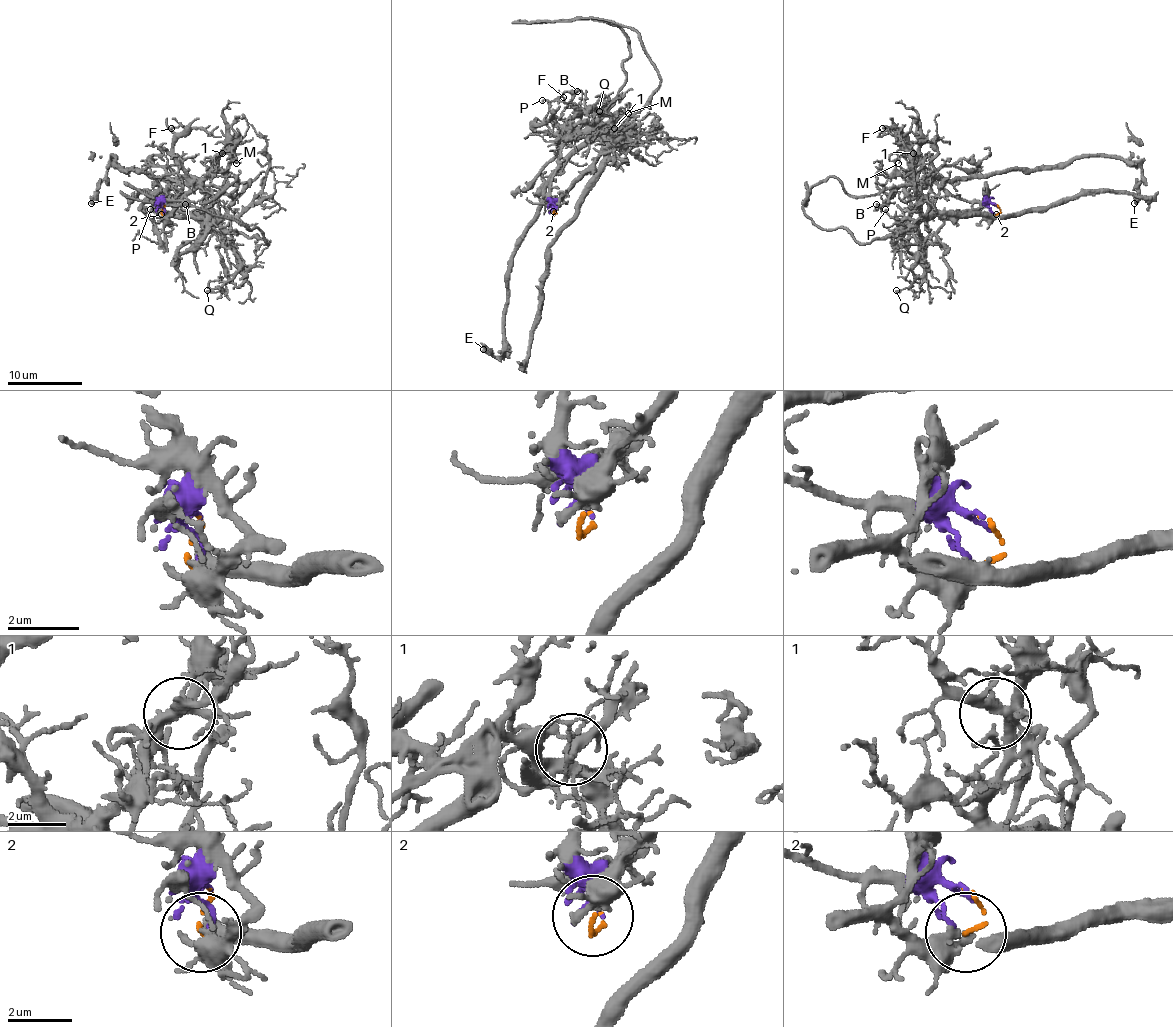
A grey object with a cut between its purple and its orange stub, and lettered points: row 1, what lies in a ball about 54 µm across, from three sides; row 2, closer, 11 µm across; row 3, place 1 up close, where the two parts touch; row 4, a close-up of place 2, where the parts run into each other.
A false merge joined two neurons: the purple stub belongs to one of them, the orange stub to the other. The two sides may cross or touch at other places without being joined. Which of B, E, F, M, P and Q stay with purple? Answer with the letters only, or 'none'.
B, E, F, M, P

